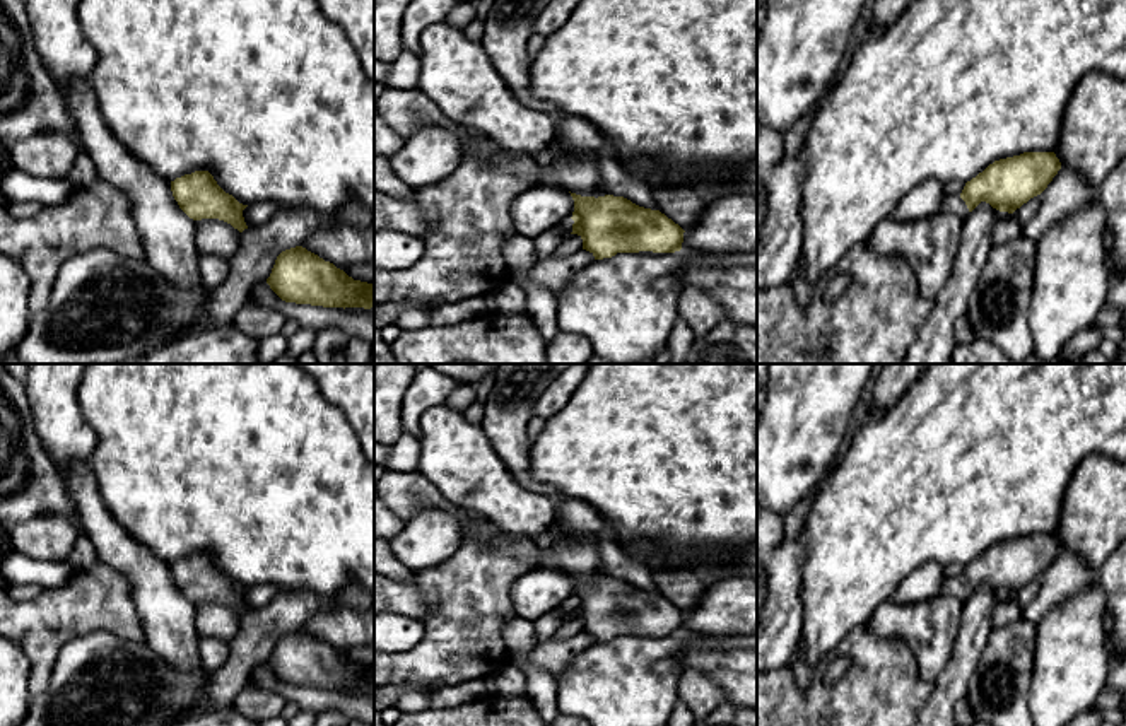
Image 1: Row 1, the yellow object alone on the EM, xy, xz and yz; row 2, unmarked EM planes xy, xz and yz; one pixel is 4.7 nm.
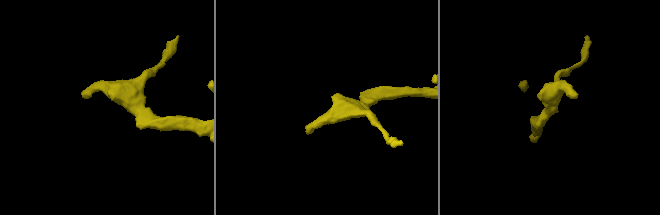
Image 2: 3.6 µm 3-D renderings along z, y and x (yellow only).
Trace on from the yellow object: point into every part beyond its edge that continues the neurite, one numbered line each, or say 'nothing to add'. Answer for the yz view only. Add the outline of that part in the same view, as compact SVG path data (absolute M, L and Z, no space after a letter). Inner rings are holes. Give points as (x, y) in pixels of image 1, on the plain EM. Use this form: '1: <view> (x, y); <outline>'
1: yz (954, 586); M960 577L943 579L941 593L955 596L962 601L965 601L969 598L969 591L967 591L965 584L960 581Z

